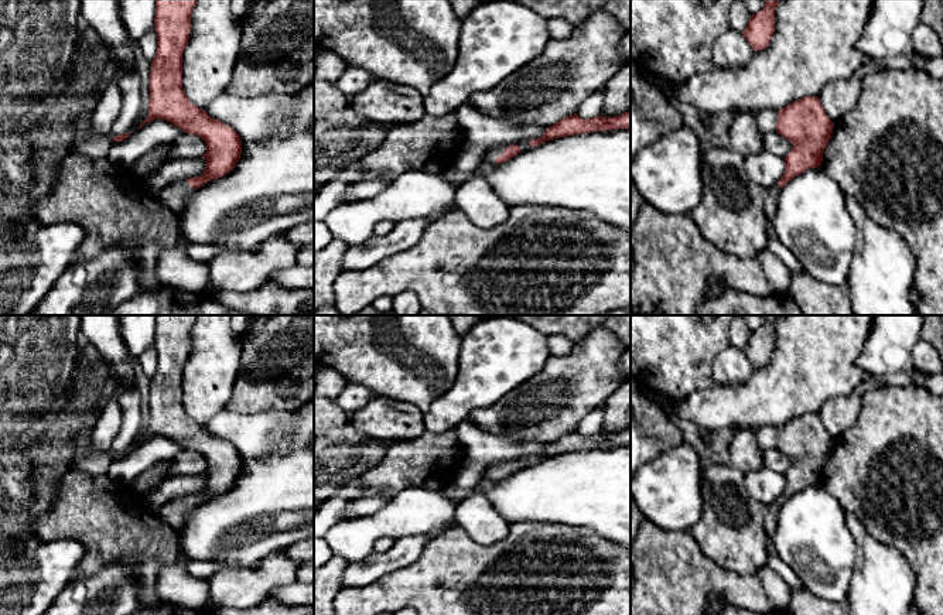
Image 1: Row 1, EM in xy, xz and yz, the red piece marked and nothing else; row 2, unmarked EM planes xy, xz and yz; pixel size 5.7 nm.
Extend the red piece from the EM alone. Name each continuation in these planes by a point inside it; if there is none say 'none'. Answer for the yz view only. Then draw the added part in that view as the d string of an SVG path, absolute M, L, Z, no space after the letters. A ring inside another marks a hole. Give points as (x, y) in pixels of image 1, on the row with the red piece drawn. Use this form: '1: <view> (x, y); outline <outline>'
1: yz (772, 194); outline M773 184L768 191L763 202L763 211L766 213L768 221L771 221L776 212L778 198L782 191L782 187Z

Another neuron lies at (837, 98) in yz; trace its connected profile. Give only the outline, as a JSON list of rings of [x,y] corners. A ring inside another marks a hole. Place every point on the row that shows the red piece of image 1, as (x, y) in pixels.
[[[871,61],[865,62],[854,75],[824,85],[819,93],[820,103],[833,123],[841,120],[860,98],[862,78],[865,75],[884,72],[886,68],[877,66]]]

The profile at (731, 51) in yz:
[[[730,28],[714,42],[713,62],[717,68],[738,69],[751,59],[752,52],[754,49],[742,33]]]

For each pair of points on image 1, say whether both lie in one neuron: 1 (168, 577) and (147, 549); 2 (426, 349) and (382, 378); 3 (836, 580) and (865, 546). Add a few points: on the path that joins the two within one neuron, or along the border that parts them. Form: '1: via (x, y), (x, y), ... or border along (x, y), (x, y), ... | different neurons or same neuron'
1: border along (180, 560), (160, 570), (156, 586), (160, 600) | different neurons
2: via (414, 349), (410, 349), (393, 366) | same neuron
3: border along (847, 525), (856, 543), (856, 563), (848, 590) | different neurons

